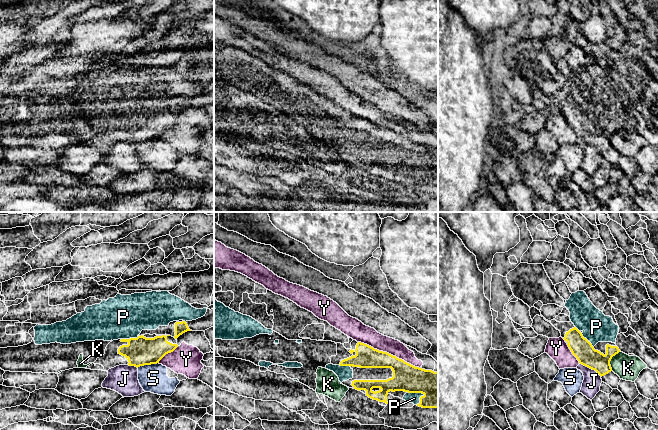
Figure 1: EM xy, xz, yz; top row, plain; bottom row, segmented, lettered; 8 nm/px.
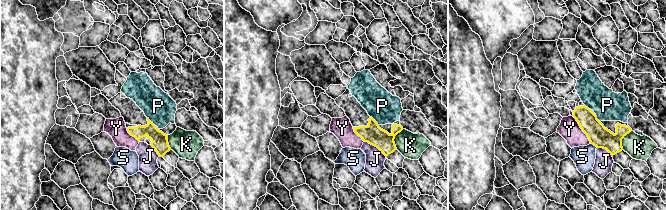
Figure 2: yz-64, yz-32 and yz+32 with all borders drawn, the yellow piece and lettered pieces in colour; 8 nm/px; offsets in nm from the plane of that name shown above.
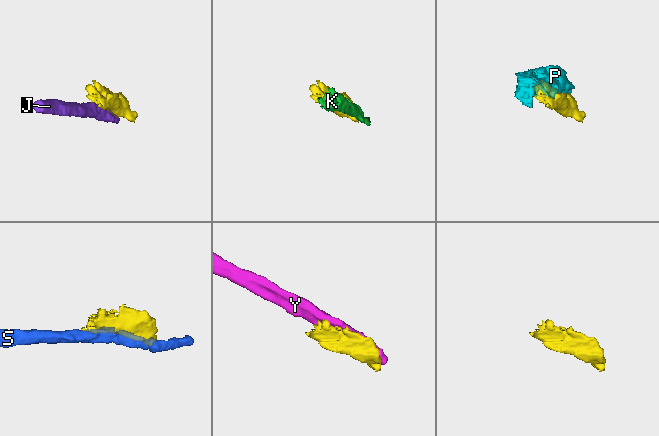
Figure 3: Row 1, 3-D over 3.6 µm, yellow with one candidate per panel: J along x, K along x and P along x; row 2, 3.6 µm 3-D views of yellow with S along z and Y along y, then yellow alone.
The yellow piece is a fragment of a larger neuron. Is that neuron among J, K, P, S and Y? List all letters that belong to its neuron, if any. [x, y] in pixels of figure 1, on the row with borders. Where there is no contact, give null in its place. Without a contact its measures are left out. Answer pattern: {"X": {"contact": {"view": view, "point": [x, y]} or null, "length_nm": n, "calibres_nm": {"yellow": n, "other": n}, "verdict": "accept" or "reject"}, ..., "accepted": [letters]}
{"J": {"contact": {"view": "yz", "point": [591, 368]}, "length_nm": 200, "calibres_nm": {"yellow": 170, "other": 150}, "verdict": "reject"}, "K": {"contact": {"view": "yz", "point": [610, 360]}, "length_nm": 180, "calibres_nm": {"yellow": 170, "other": 200}, "verdict": "reject"}, "P": {"contact": {"view": "xz", "point": [416, 392]}, "length_nm": 140, "calibres_nm": {"yellow": 260, "other": 90}, "verdict": "accept"}, "S": {"contact": {"view": "xy", "point": [147, 364]}, "length_nm": 180, "calibres_nm": {"yellow": 240, "other": 220}, "verdict": "reject"}, "Y": {"contact": {"view": "xz", "point": [388, 353]}, "length_nm": 550, "calibres_nm": {"yellow": 220, "other": 140}, "verdict": "reject"}, "accepted": ["P"]}

